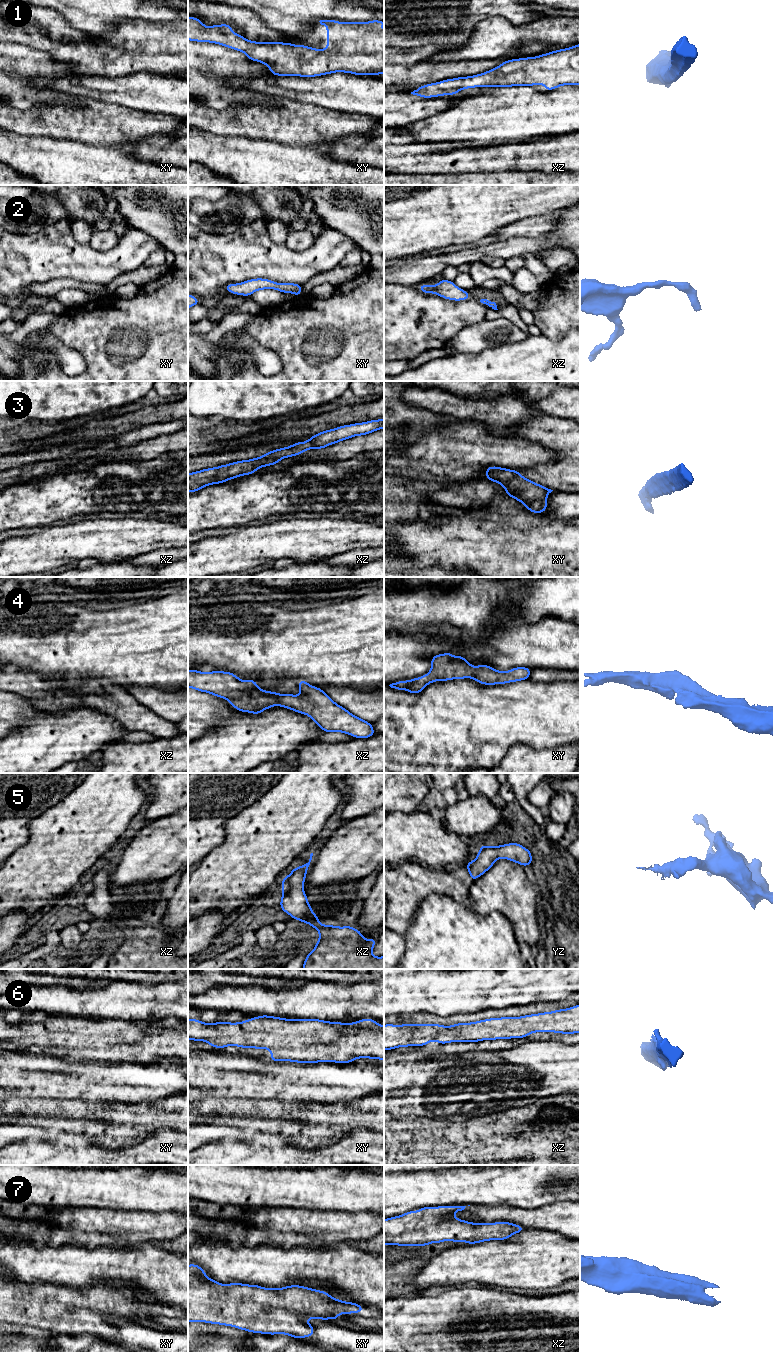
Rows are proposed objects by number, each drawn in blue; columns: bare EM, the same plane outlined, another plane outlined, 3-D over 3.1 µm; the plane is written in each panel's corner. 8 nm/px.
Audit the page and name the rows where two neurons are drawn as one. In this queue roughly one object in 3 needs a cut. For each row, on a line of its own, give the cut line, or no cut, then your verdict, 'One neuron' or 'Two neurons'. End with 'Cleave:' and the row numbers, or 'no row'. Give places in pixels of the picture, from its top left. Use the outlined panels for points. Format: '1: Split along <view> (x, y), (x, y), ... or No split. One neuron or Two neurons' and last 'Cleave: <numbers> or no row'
1: No split. One neuron
2: No split. One neuron
3: No split. One neuron
4: No split. One neuron
5: No split. One neuron
6: No split. One neuron
7: No split. One neuron
Cleave: no row

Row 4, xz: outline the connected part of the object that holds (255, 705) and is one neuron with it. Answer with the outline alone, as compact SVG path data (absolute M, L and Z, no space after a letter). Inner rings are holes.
M188 670L188 687L226 699L241 712L260 714L275 705L308 715L324 732L346 733L354 738L375 735L372 724L335 703L321 688L298 681L300 694L261 690L251 679L241 681L231 672Z

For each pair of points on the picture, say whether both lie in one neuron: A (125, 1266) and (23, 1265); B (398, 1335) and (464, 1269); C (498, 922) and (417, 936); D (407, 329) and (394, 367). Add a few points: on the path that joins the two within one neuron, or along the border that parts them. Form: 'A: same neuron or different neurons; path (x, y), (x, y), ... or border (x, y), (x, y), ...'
A: same neuron; path (100, 1266), (48, 1265)
B: different neurons; border (468, 1284), (444, 1288), (432, 1295), (423, 1295)
C: same neuron; path (478, 936), (437, 936)
D: different neurons; border (408, 360), (394, 361)

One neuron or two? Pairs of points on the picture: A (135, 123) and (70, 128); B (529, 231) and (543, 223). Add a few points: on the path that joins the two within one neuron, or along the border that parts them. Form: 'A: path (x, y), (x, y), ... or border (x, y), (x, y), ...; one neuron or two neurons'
A: path (119, 125), (86, 125); one neuron
B: path (532, 228), (540, 225); one neuron

